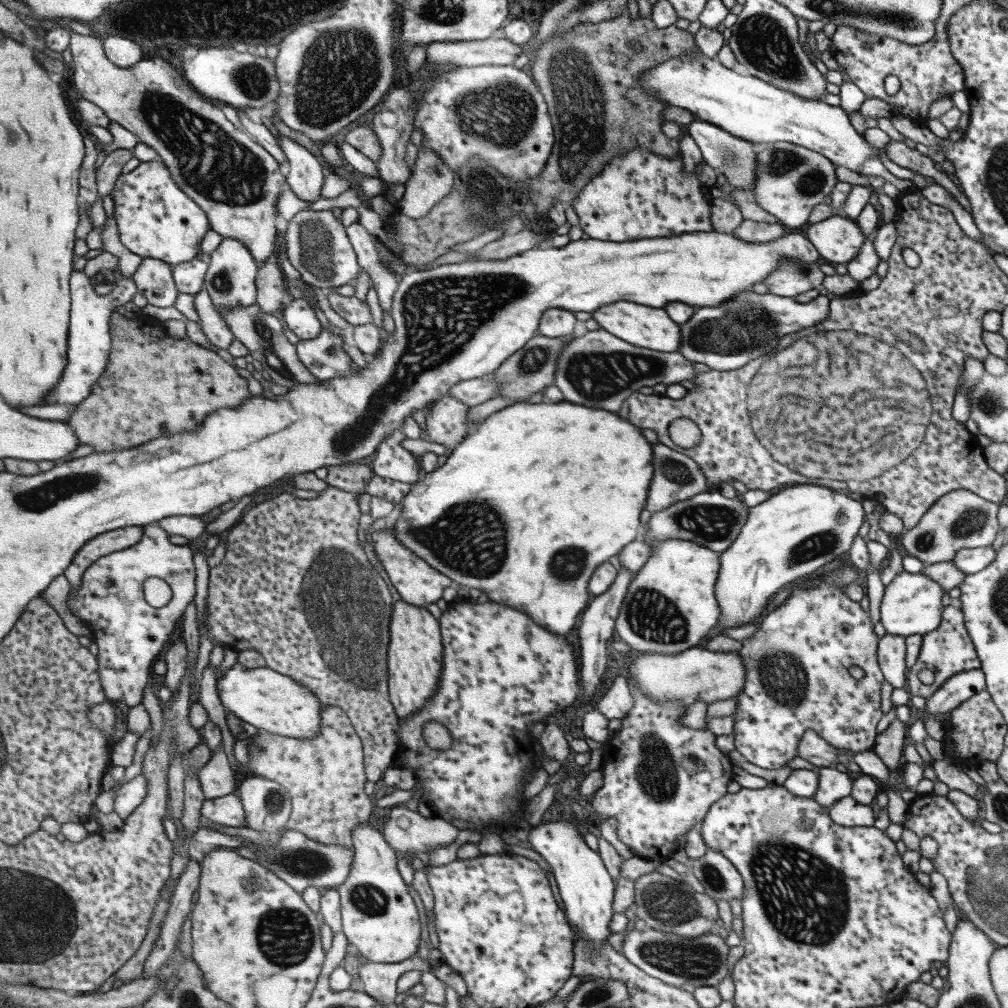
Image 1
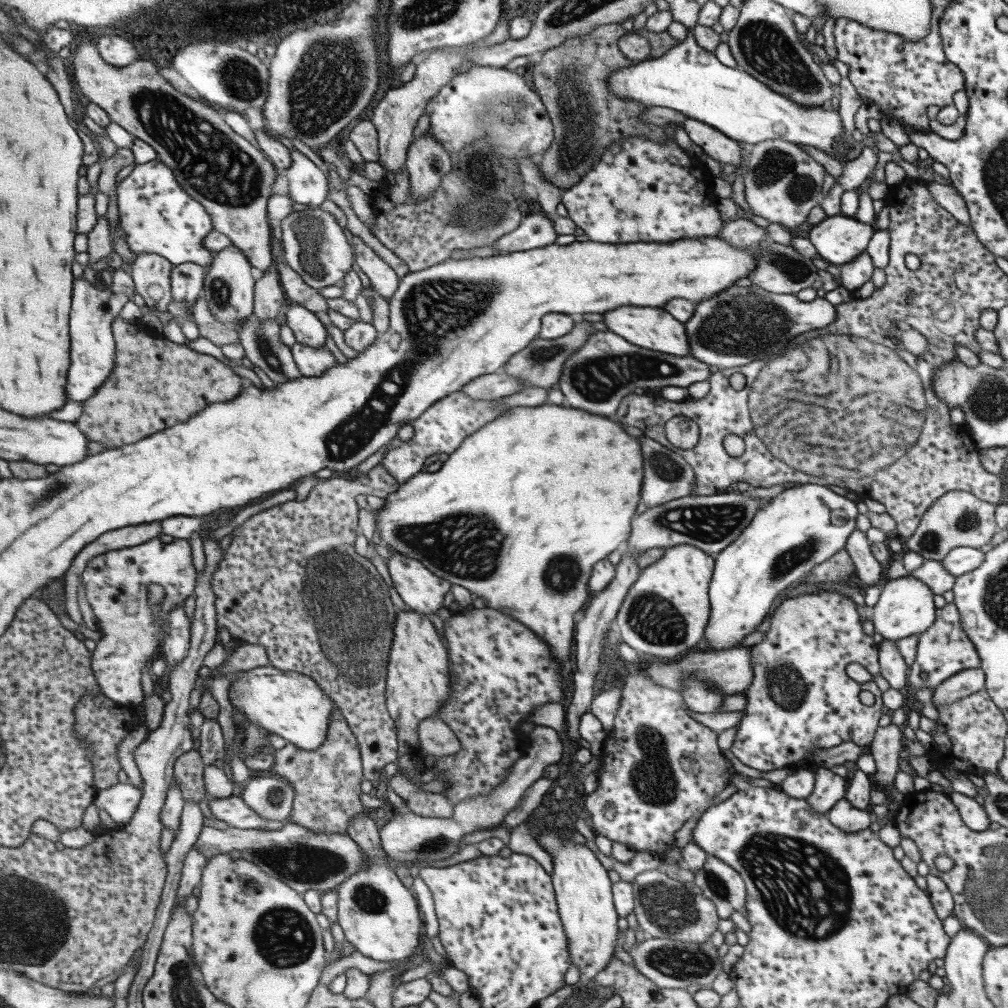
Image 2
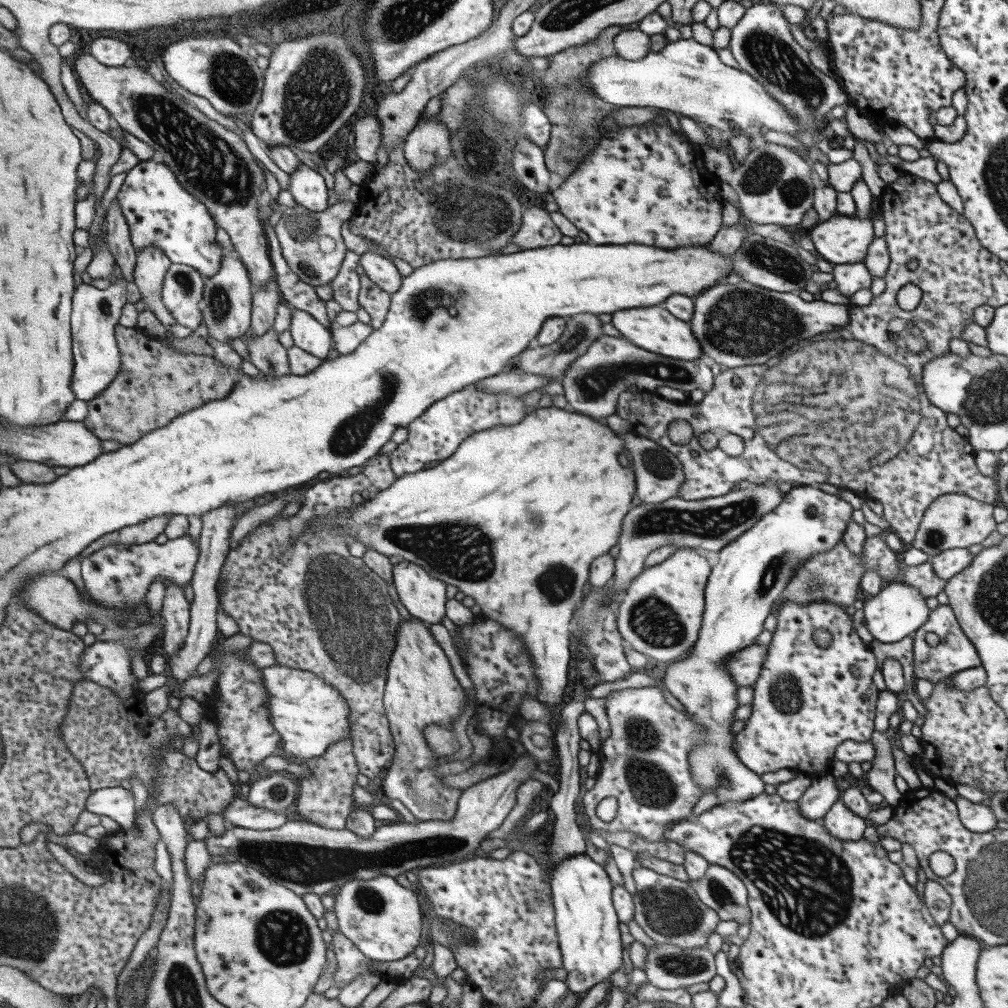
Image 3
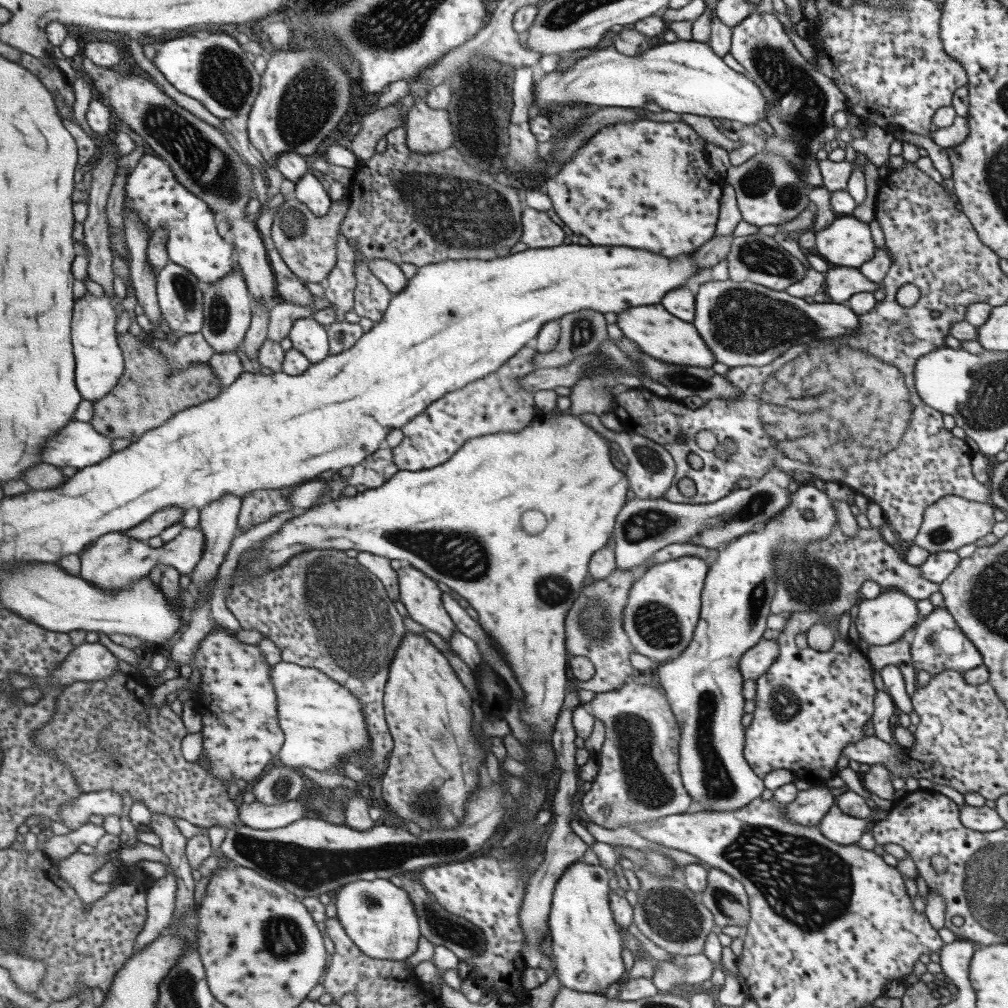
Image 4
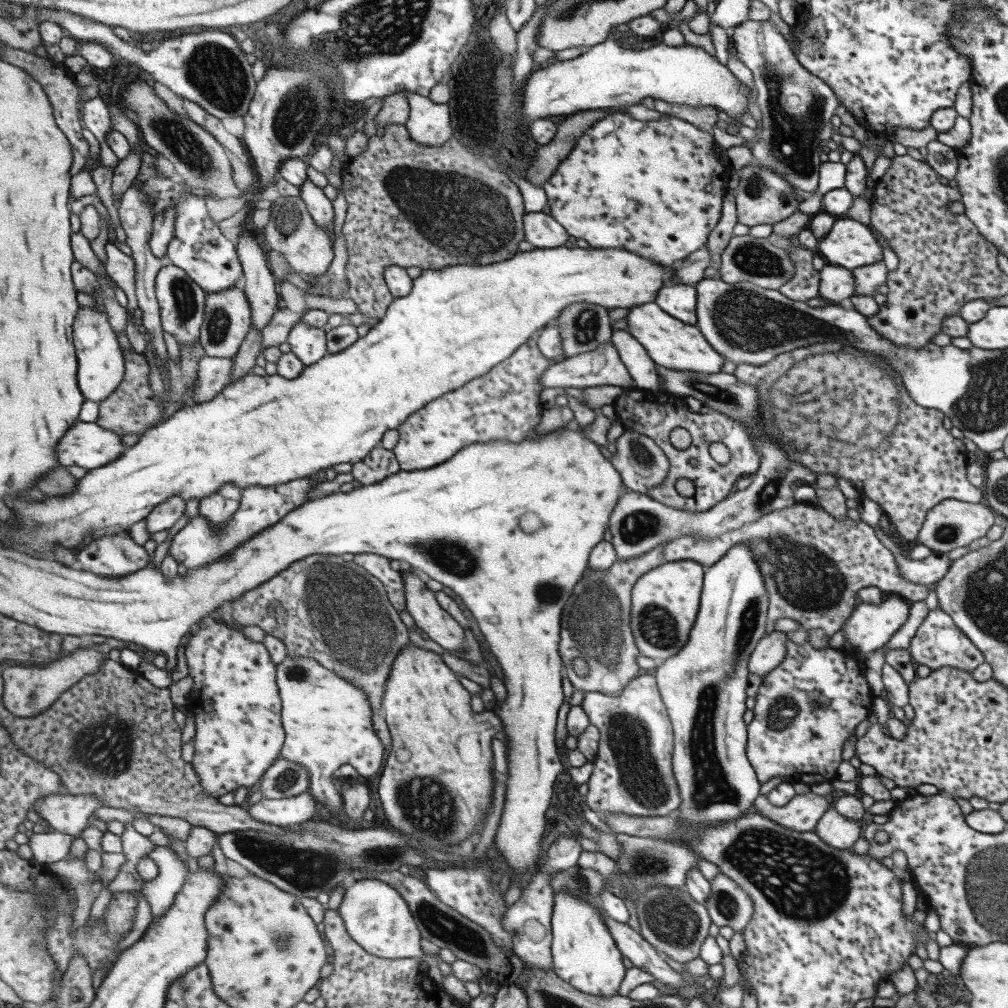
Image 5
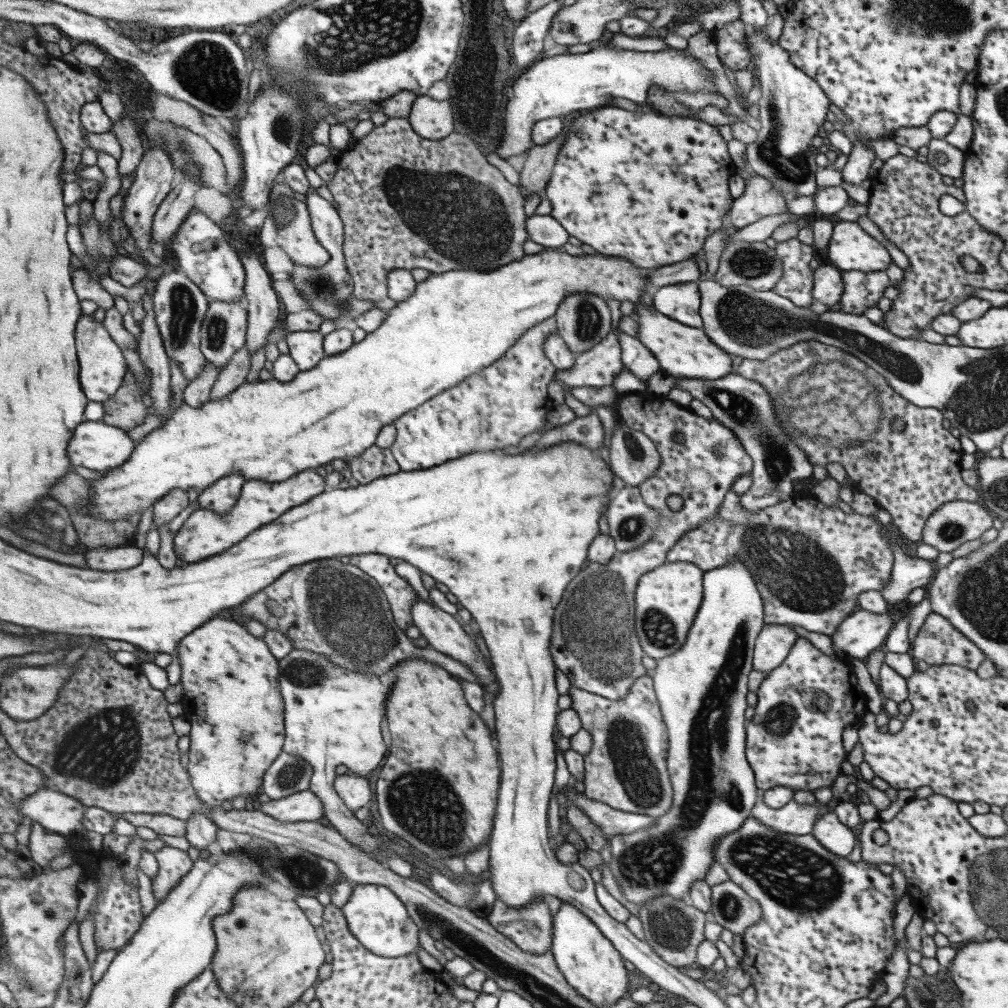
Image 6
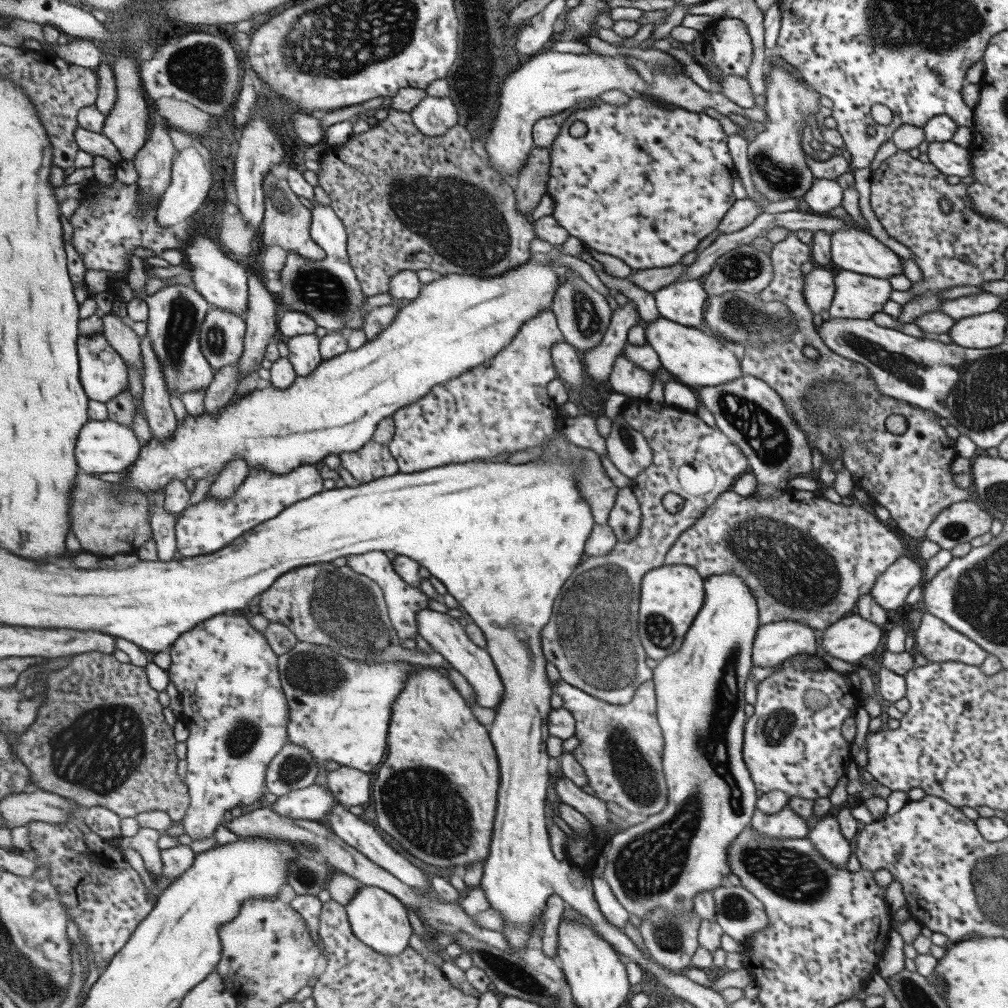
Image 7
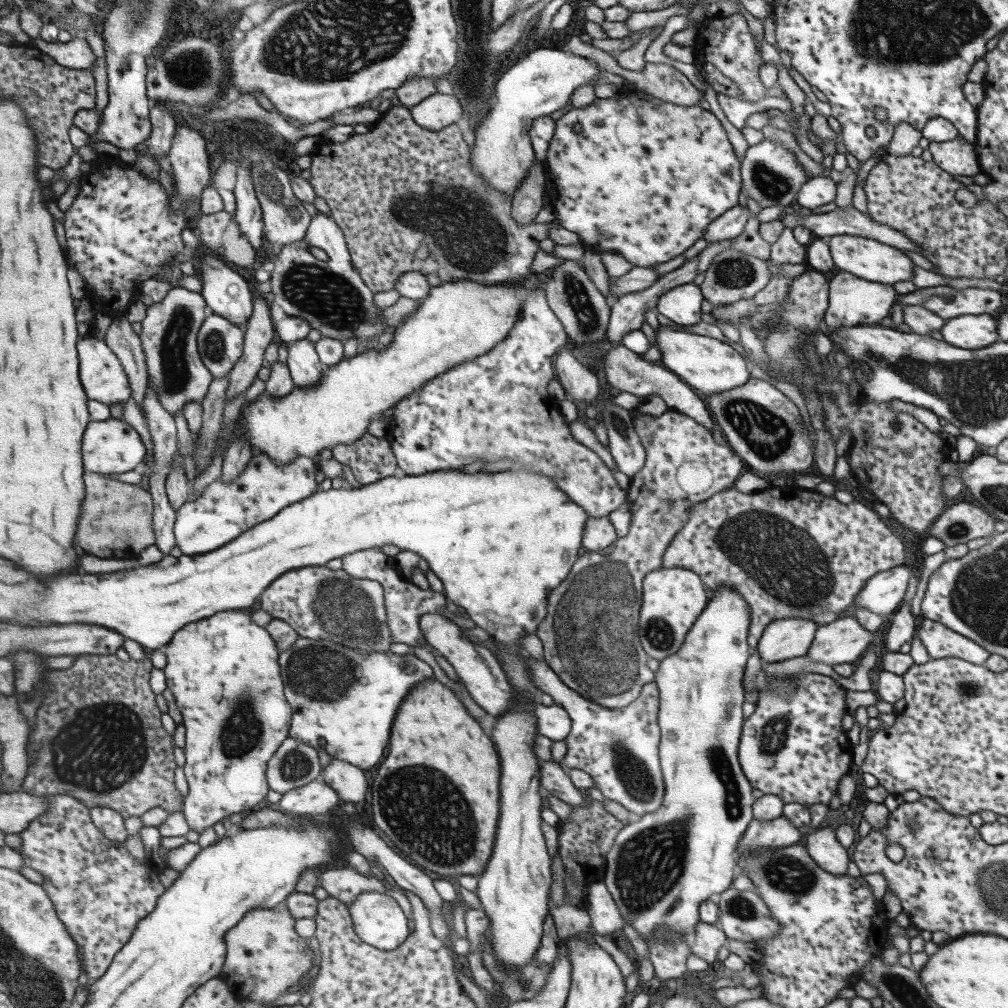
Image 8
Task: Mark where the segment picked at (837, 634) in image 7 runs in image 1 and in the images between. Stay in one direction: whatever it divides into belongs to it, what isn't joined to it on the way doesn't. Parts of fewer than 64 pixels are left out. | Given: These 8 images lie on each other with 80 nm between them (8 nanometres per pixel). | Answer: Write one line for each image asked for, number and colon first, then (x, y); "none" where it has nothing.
1: (911, 605)
2: (905, 607)
3: (898, 609)
4: (880, 621)
5: (869, 626)
6: (857, 635)

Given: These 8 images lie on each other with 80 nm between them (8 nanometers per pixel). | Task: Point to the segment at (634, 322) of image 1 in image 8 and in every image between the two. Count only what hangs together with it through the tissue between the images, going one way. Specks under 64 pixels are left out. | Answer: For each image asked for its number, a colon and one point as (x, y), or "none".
2: (655, 329)
3: (655, 329)
4: (665, 337)
5: (668, 342)
6: (683, 351)
7: (694, 359)
8: (707, 365)

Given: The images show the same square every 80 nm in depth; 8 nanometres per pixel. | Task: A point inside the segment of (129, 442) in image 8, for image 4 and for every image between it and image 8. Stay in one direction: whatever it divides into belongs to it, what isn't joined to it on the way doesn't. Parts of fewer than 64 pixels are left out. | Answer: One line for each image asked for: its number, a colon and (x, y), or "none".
4: (79, 445)
5: (88, 445)
6: (99, 446)
7: (106, 446)

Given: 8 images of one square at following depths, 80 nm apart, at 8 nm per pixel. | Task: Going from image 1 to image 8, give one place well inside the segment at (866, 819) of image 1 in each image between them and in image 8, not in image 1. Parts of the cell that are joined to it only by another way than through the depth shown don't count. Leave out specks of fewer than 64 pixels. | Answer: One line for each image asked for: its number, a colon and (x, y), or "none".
2: (843, 815)
3: (839, 821)
4: (837, 826)
5: (835, 830)
6: (827, 830)
7: (824, 833)
8: (822, 845)

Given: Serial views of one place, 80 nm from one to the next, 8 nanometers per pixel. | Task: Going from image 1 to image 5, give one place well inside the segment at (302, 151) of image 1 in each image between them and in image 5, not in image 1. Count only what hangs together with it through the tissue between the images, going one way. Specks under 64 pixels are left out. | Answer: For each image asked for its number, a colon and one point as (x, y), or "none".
2: (308, 184)
3: (307, 186)
4: (308, 189)
5: (322, 209)

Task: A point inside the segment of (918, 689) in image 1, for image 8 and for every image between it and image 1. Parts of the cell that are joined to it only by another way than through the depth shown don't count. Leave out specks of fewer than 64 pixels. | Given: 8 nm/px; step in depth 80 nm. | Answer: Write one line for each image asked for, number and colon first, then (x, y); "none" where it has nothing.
2: (943, 649)
3: (953, 653)
4: (936, 644)
5: (937, 642)
6: (936, 642)
7: (936, 641)
8: (939, 642)

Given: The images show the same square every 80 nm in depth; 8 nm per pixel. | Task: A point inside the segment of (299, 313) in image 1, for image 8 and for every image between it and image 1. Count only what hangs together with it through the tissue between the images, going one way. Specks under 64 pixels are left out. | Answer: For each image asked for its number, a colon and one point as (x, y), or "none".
2: (309, 330)
3: (309, 333)
4: (311, 337)
5: (310, 343)
6: (307, 347)
7: (305, 354)
8: (304, 361)

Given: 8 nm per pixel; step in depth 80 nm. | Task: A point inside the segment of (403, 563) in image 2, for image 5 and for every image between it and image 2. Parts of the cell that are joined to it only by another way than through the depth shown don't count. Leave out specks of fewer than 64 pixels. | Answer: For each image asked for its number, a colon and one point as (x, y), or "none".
3: (423, 595)
4: (420, 594)
5: (424, 607)

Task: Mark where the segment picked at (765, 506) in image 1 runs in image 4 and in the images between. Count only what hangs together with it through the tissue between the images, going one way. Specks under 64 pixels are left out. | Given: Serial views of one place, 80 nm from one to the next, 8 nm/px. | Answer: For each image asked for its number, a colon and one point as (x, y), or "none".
2: (803, 526)
3: (752, 571)
4: (703, 687)

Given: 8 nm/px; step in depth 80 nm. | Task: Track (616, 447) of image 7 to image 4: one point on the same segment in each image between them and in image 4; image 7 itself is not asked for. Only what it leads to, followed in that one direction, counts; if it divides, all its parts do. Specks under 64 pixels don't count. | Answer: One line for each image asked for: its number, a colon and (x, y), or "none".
4: (649, 472)
5: (641, 464)
6: (633, 458)

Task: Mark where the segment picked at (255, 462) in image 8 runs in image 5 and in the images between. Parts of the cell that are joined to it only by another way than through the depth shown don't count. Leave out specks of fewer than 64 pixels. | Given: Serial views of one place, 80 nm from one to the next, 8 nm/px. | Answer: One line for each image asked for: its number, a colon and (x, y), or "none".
5: (197, 544)
6: (205, 533)
7: (211, 525)

